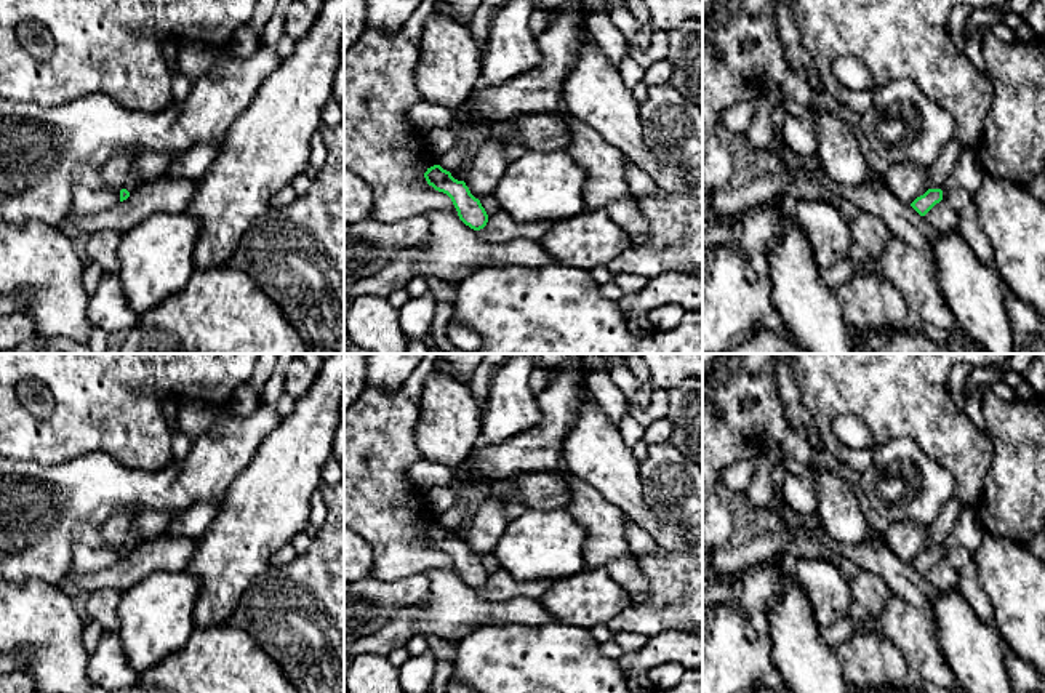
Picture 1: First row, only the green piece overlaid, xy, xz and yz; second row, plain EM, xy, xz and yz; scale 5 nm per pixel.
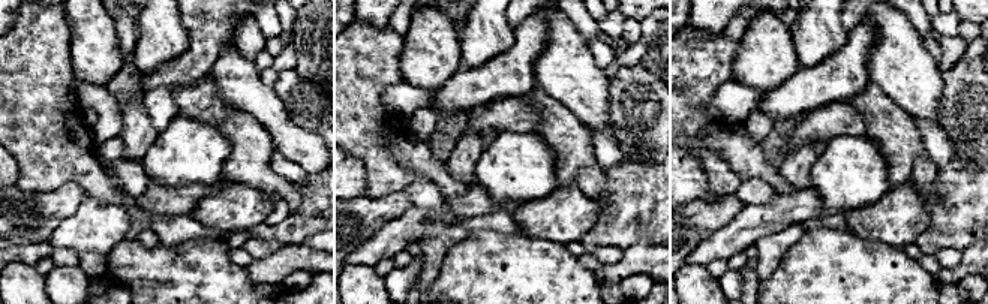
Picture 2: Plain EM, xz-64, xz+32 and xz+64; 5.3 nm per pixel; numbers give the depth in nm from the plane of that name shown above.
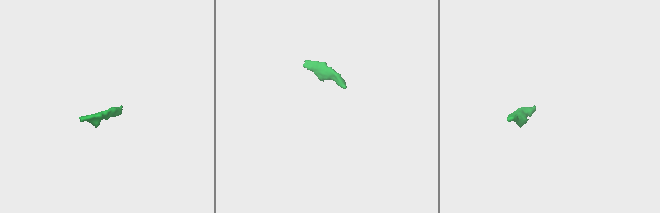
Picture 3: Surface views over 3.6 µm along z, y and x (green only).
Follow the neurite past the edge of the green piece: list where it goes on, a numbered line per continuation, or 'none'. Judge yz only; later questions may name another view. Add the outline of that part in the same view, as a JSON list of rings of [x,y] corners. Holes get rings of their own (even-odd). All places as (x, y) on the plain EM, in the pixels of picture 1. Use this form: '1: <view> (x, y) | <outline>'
1: yz (967, 532) | [[[963,507],[954,528],[944,536],[943,552],[952,546],[963,546],[975,552],[983,539],[984,530],[978,522],[976,509]]]

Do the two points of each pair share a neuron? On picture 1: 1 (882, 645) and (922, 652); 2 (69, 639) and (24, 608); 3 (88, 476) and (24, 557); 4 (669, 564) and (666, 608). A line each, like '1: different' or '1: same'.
1: different
2: same
3: same
4: same

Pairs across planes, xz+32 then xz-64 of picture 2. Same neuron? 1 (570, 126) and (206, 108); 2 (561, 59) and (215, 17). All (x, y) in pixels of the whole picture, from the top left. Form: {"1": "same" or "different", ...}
{"1": "different", "2": "different"}

